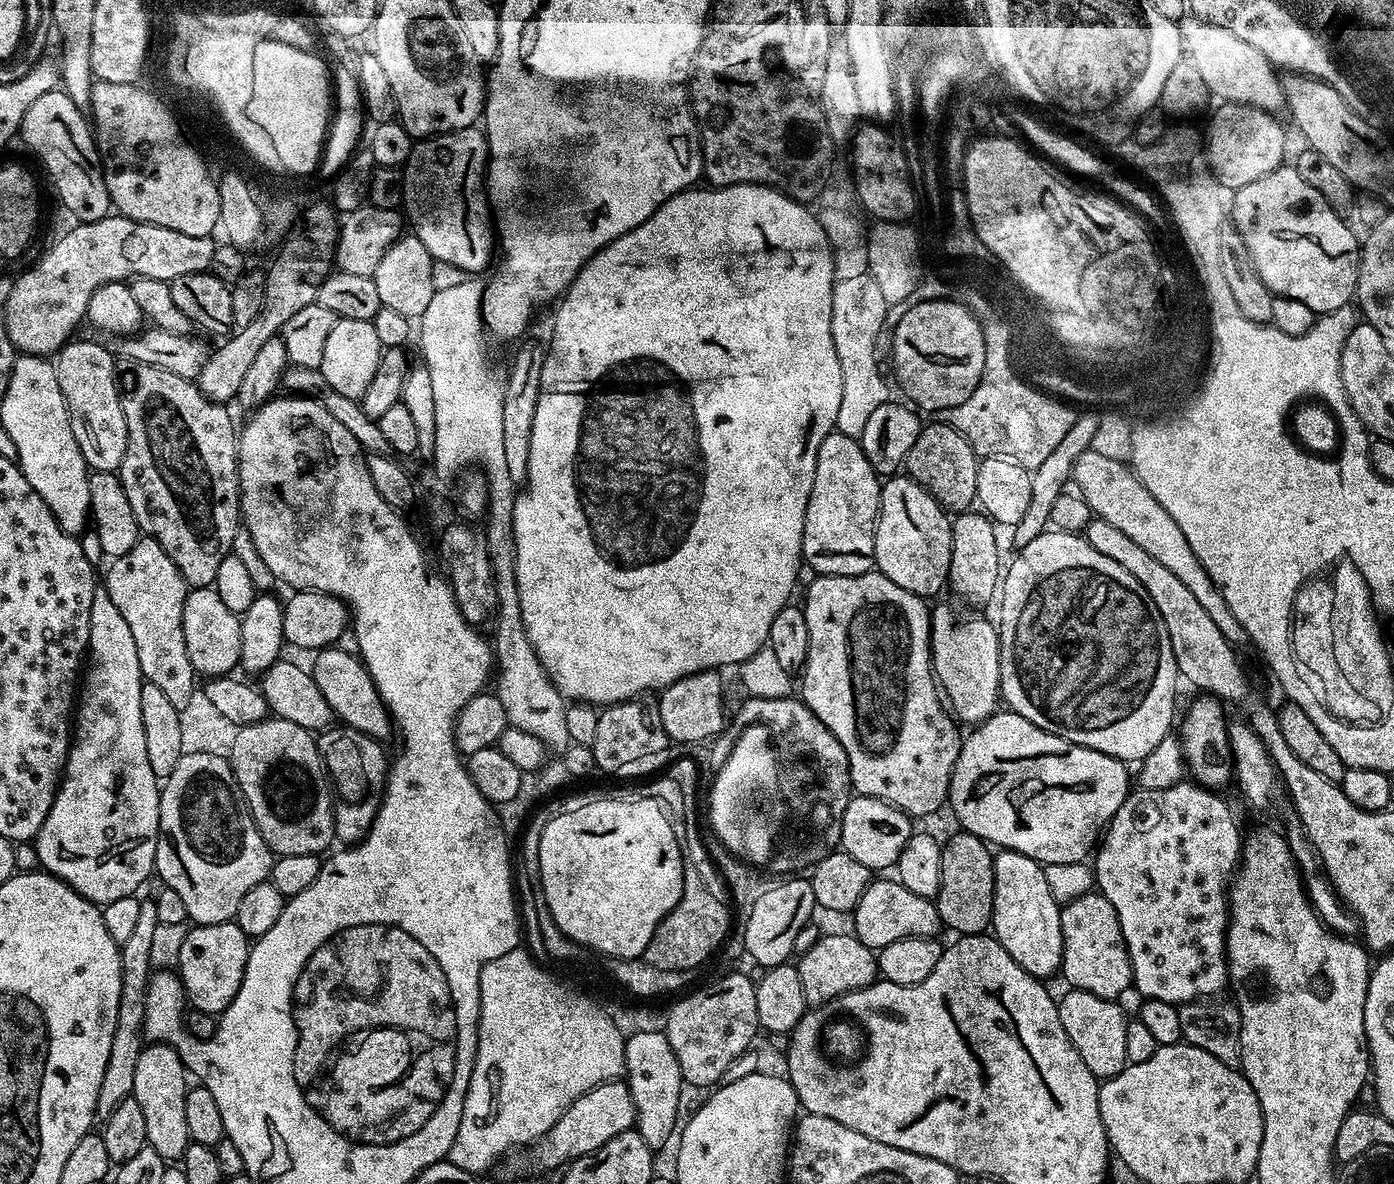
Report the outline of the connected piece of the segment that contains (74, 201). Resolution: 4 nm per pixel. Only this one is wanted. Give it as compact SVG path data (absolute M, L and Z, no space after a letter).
M57 90L42 94L42 98L26 110L20 132L25 142L36 151L37 158L44 163L45 170L52 175L52 184L60 195L58 200L61 205L74 210L85 224L109 215L112 199L106 190L94 129L85 109L77 106L67 92Z

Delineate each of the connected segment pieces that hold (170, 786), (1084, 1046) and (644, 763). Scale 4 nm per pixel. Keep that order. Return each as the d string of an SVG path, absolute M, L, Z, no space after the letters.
M186 753L180 757L178 766L168 775L167 780L163 781L160 790L160 837L156 843L156 867L155 875L160 875L160 884L165 888L174 890L182 898L182 903L188 911L188 920L193 925L198 924L221 924L227 920L232 920L238 910L238 902L242 902L246 890L253 886L265 883L272 874L272 861L274 853L268 847L268 843L262 838L254 818L248 812L248 806L244 803L244 795L240 793L240 787L236 784L236 778L232 775L231 763L223 756L215 756L212 753Z
M1077 988L1068 990L1058 1000L1062 1030L1066 1030L1074 1050L1078 1050L1078 1058L1086 1062L1086 1070L1090 1070L1090 1074L1094 1074L1100 1082L1118 1075L1129 1065L1126 1058L1126 1026L1129 1017L1124 1016L1118 1005L1116 1000L1103 1000L1101 996Z
M652 698L607 705L600 712L598 730L591 744L597 769L608 776L648 776L669 763L668 747L670 741L662 726L660 706Z

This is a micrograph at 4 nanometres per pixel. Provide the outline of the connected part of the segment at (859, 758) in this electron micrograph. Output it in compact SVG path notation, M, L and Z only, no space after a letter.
M873 570L857 576L821 576L815 577L816 581L808 588L808 593L802 601L802 609L805 614L806 631L809 635L808 653L806 654L804 667L798 676L798 696L809 709L811 715L816 716L828 727L830 734L842 742L842 750L846 750L848 769L852 779L852 787L857 796L873 796L879 800L885 800L890 806L905 812L909 818L916 816L932 816L940 807L945 807L948 799L948 787L952 781L952 767L956 765L956 759L960 753L962 732L957 721L950 715L942 693L936 682L936 675L932 672L932 622L930 608L921 597L910 594L910 590L902 590L902 586L894 586L890 578L886 578Z

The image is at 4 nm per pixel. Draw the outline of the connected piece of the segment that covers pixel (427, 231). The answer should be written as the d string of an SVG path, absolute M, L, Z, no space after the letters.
M479 127L459 128L457 132L445 132L431 138L424 138L419 141L412 149L412 157L404 165L404 203L407 219L410 221L411 231L420 239L422 246L430 250L433 261L449 264L452 268L461 268L464 274L480 274L484 267L491 265L494 260L494 221L492 219L492 210L488 202L488 190L486 187L486 169L488 167L488 139Z

